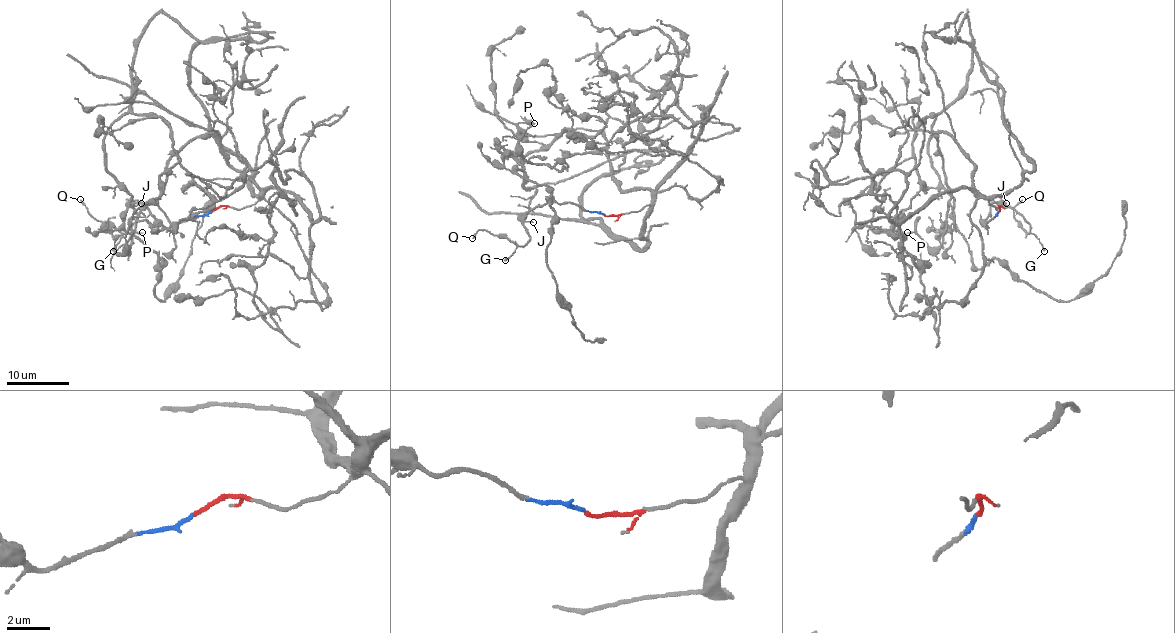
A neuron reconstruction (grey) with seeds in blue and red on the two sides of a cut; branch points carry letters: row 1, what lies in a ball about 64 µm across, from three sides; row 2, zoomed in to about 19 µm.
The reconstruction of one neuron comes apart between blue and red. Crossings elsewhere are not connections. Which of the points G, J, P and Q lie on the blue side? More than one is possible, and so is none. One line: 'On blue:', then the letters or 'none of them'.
On blue: G, J, Q

